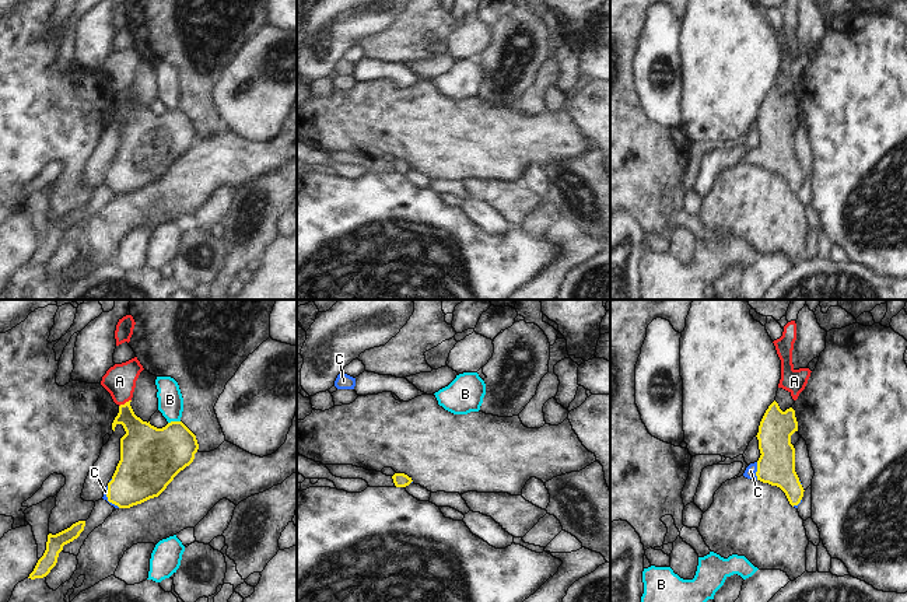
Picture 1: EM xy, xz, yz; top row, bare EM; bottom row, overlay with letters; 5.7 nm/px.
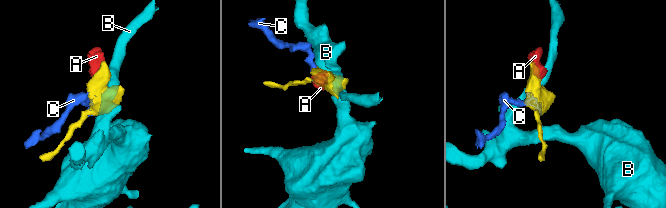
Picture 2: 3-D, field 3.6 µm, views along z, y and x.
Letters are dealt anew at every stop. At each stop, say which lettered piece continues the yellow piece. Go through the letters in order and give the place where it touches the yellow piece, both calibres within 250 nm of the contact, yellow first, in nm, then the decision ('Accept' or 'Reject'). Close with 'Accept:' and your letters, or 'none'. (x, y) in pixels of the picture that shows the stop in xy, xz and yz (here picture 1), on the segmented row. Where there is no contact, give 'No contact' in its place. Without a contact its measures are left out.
A: Touches yellow at xy (126, 402). Thickness 220 nm (yellow) against 180 nm. Reject
B: Touches yellow at xy (174, 422). Thickness 360 nm (yellow) against 140 nm. Reject
C: Touches yellow at yz (757, 471). Thickness 220 nm (yellow) against 70 nm. Accept
Accept: C

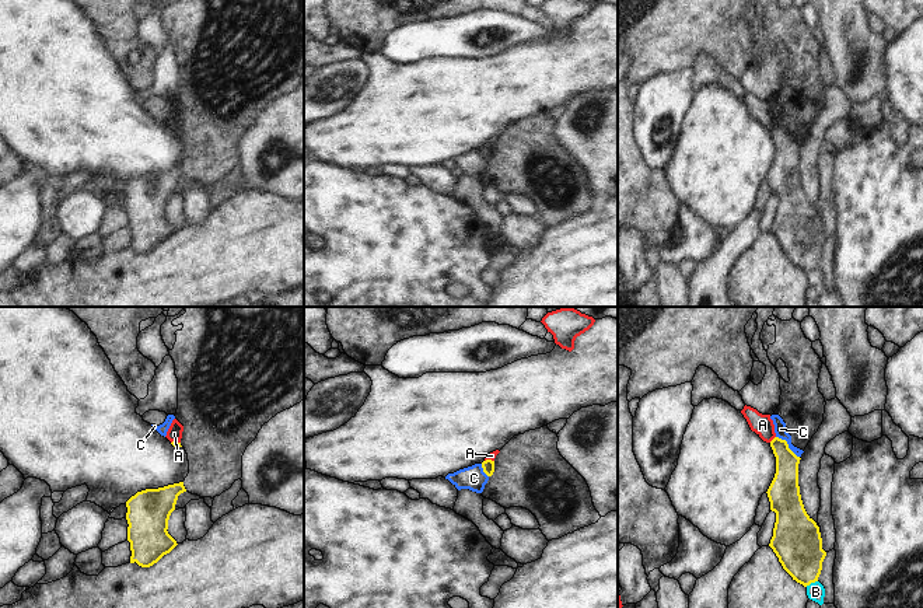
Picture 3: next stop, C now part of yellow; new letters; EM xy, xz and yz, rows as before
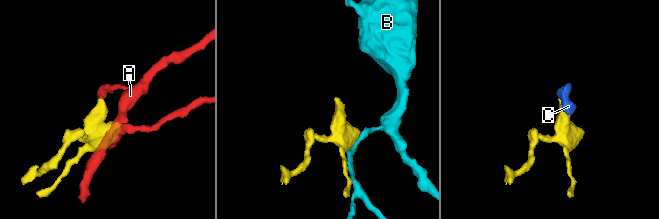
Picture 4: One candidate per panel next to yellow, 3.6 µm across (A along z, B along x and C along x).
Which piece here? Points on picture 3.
A: Touches yellow at yz (773, 439). Thickness 140 nm (yellow) against 120 nm. Reject
B: Touches yellow at yz (811, 582). Thickness 280 nm (yellow) against 110 nm. Reject
C: Touches yellow at yz (787, 444). Thickness 160 nm (yellow) against 70 nm. Reject
Accept: none

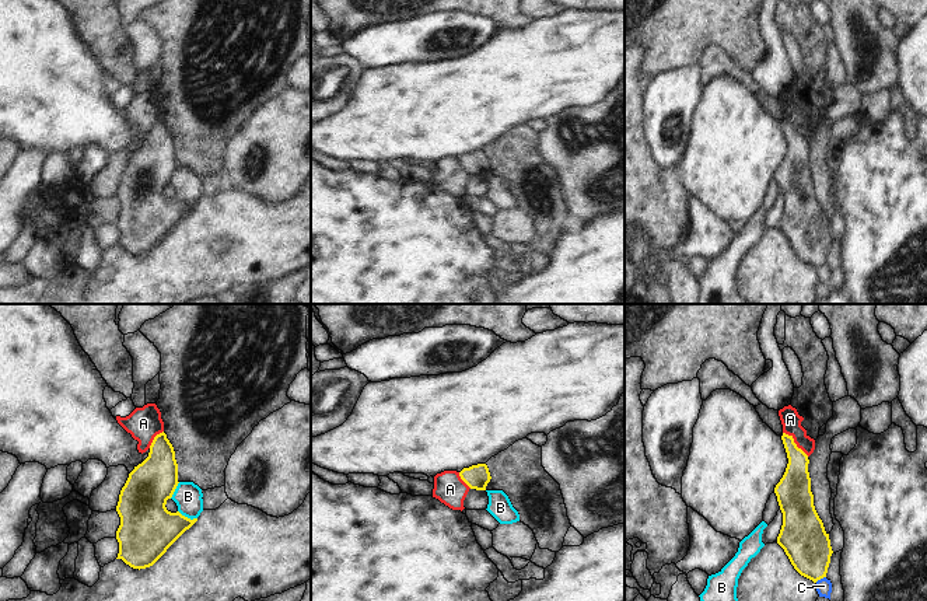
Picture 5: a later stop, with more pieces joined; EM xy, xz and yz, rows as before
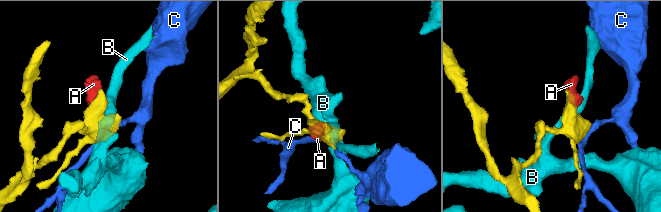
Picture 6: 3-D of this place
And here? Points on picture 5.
A: Touches yellow at yz (794, 443). Thickness 180 nm (yellow) against 110 nm. Reject
B: Touches yellow at xy (186, 517). Thickness 320 nm (yellow) against 160 nm. Reject
C: Touches yellow at yz (819, 579). Thickness 260 nm (yellow) against 90 nm. Reject
Accept: none

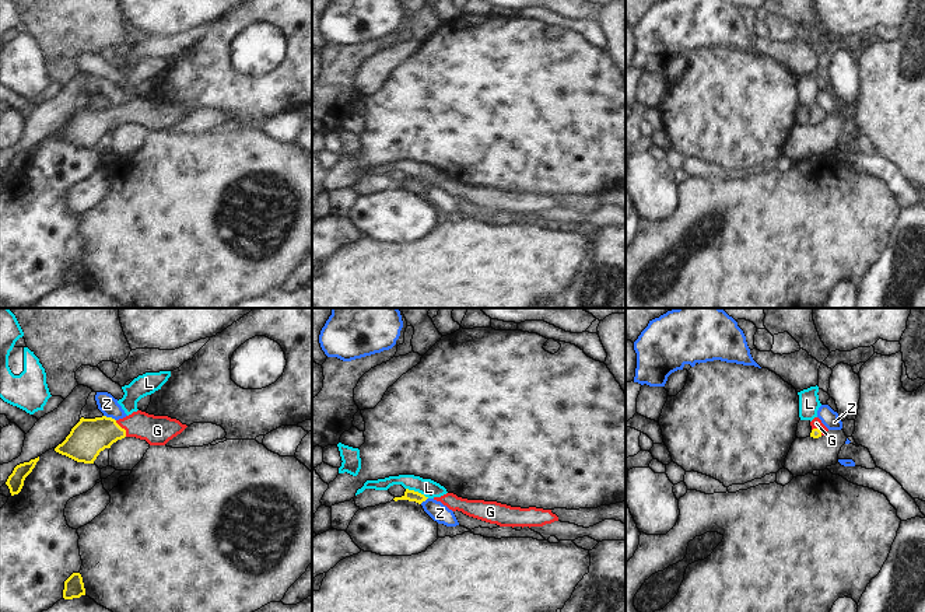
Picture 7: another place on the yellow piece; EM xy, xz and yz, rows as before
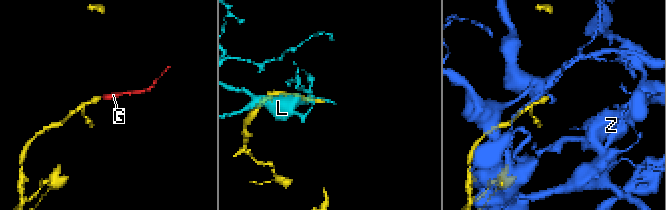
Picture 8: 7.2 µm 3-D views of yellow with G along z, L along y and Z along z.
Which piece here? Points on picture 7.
G: Touches yellow at xy (123, 429). Thickness 220 nm (yellow) against 180 nm. Accept
L: Touches yellow at xz (417, 492). Thickness 60 nm (yellow) against 100 nm. Reject
Z: Touches yellow at xy (109, 418). Thickness 220 nm (yellow) against 110 nm. Reject
Accept: G

